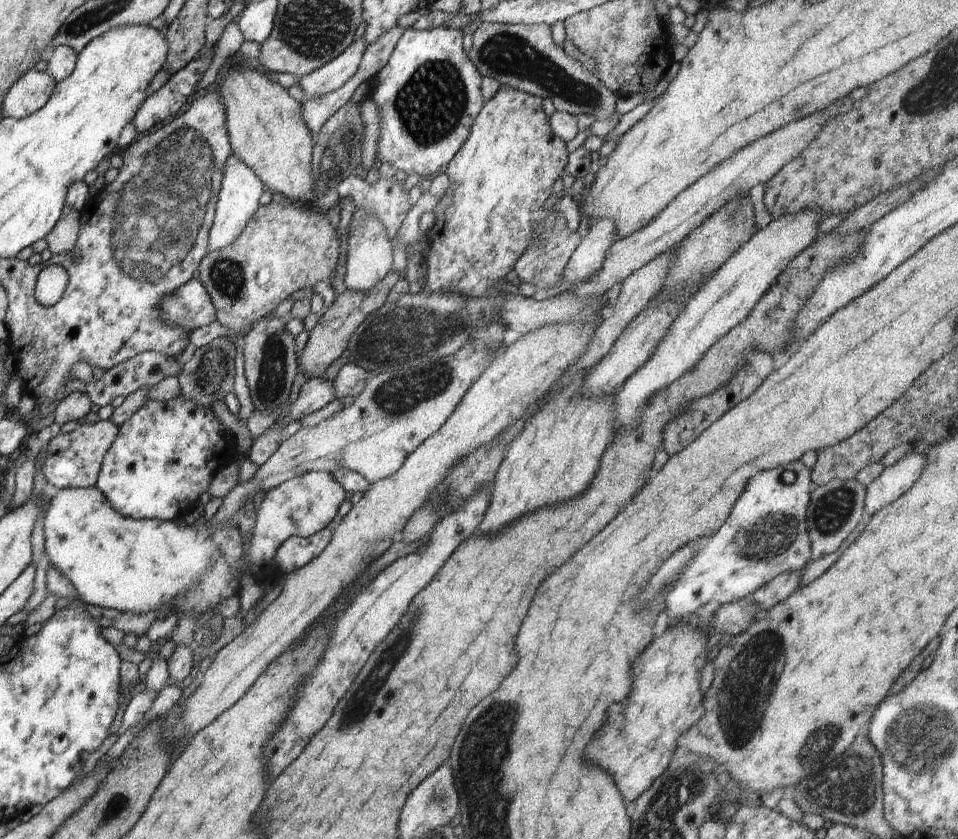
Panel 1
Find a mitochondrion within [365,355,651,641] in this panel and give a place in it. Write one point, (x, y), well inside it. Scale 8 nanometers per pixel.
(408, 389)

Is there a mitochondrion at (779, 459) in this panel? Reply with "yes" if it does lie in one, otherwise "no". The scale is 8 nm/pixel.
no

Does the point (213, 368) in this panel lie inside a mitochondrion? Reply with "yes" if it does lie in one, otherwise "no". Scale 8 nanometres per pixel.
yes

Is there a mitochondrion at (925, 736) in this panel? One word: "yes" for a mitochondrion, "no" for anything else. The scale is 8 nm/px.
yes

